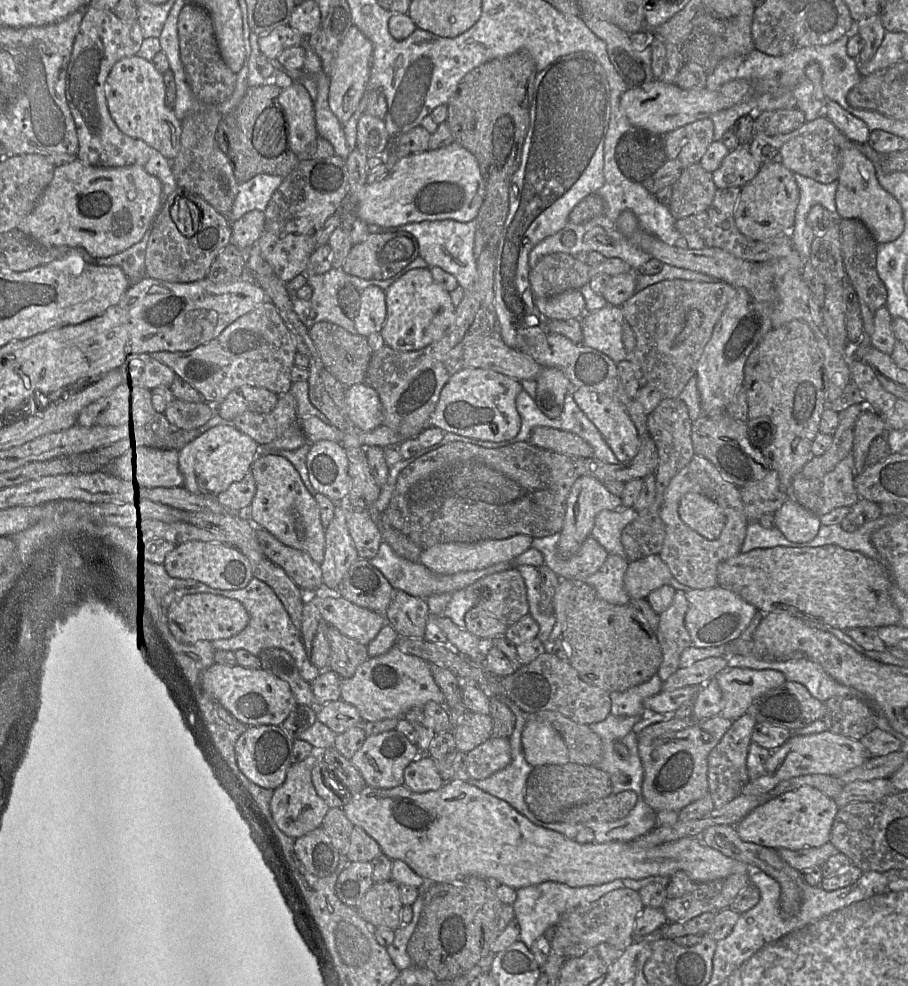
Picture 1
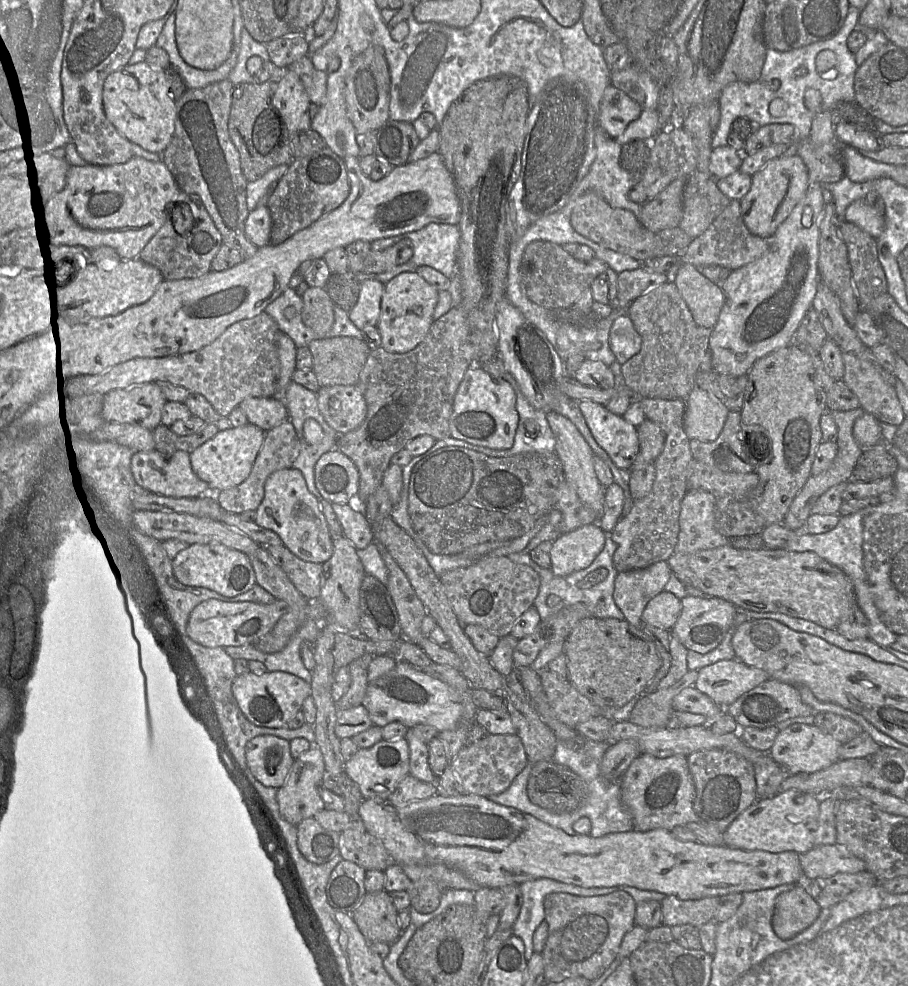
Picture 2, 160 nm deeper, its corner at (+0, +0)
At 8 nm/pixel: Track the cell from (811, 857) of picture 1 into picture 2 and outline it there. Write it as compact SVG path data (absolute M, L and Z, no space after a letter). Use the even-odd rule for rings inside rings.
M837 844L814 846L800 854L804 879L816 880L837 873L857 873L866 870L863 860Z

